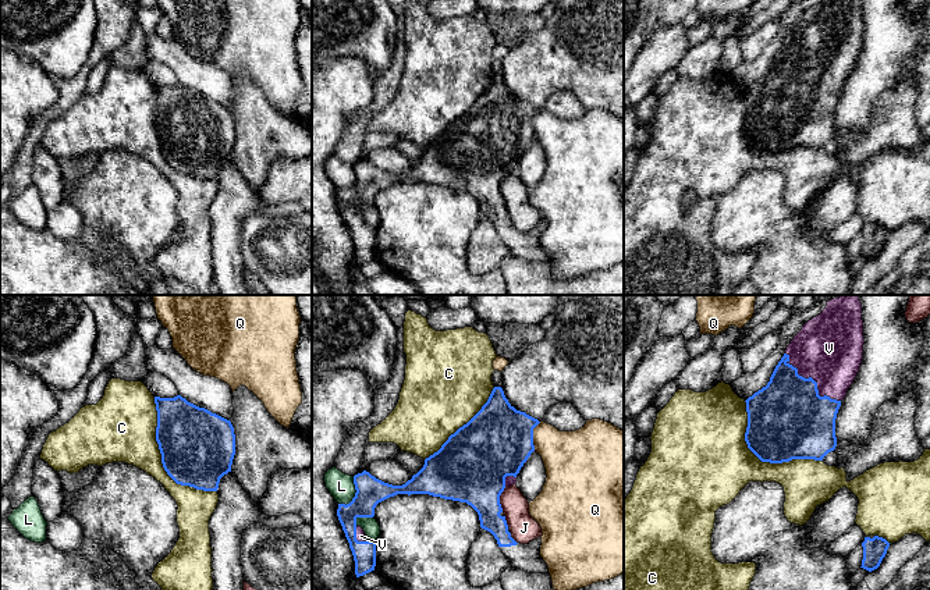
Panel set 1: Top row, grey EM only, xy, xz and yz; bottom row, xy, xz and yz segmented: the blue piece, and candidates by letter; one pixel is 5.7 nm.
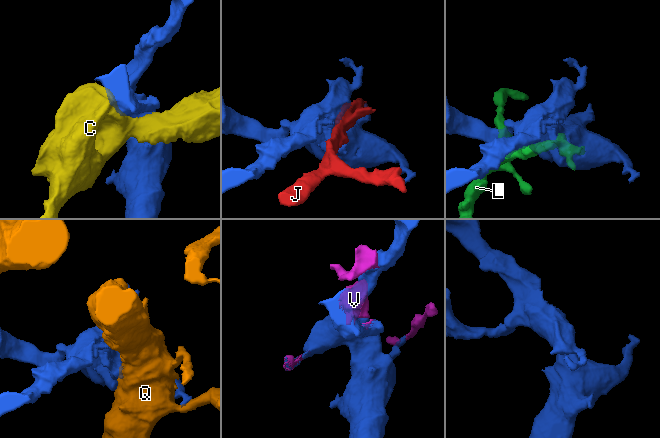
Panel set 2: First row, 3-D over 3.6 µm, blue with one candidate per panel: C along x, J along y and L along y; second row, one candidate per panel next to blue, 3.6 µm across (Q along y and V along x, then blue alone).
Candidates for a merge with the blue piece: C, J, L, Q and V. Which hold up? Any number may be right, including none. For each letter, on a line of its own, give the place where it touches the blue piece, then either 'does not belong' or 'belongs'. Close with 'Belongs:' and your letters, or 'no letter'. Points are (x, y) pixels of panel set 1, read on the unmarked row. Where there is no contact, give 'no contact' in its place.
C: xy (162, 148) | does not belong
J: xz (499, 188) | does not belong
L: xz (355, 182) | does not belong
Q: xz (532, 124) | does not belong
V: yz (812, 67) | belongs
Belongs: V

